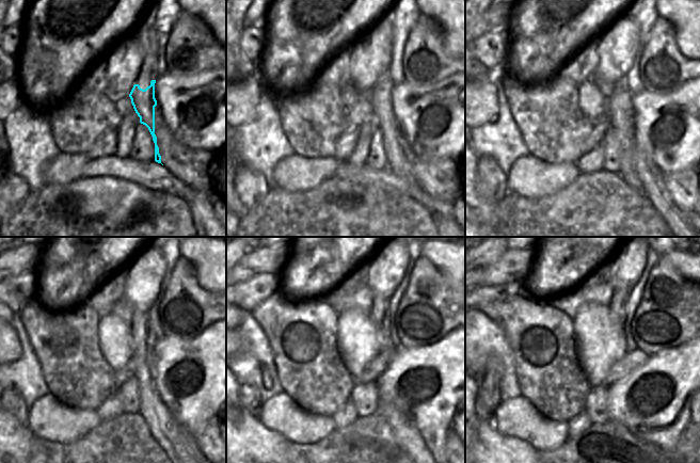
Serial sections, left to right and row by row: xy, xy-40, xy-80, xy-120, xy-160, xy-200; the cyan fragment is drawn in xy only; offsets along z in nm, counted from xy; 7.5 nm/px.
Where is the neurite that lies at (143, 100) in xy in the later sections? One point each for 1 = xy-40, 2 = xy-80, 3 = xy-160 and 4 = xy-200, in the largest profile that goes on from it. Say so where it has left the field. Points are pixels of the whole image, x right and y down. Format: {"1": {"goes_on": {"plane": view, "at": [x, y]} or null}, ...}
{"1": {"goes_on": {"plane": "xy-40", "at": [381, 102]}}, "2": {"goes_on": {"plane": "xy-80", "at": [642, 176]}}, "3": {"goes_on": {"plane": "xy-160", "at": [408, 437]}}, "4": {"goes_on": {"plane": "xy-200", "at": [620, 298]}}}

